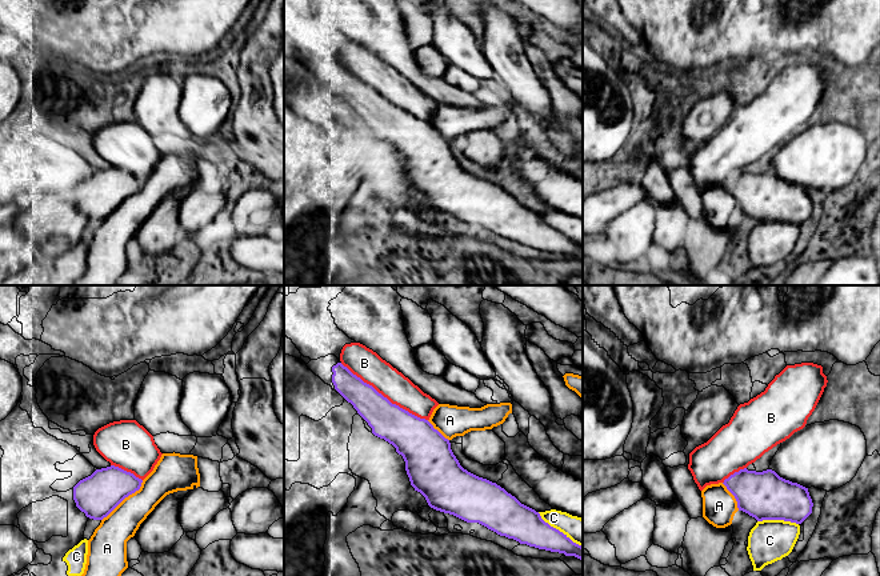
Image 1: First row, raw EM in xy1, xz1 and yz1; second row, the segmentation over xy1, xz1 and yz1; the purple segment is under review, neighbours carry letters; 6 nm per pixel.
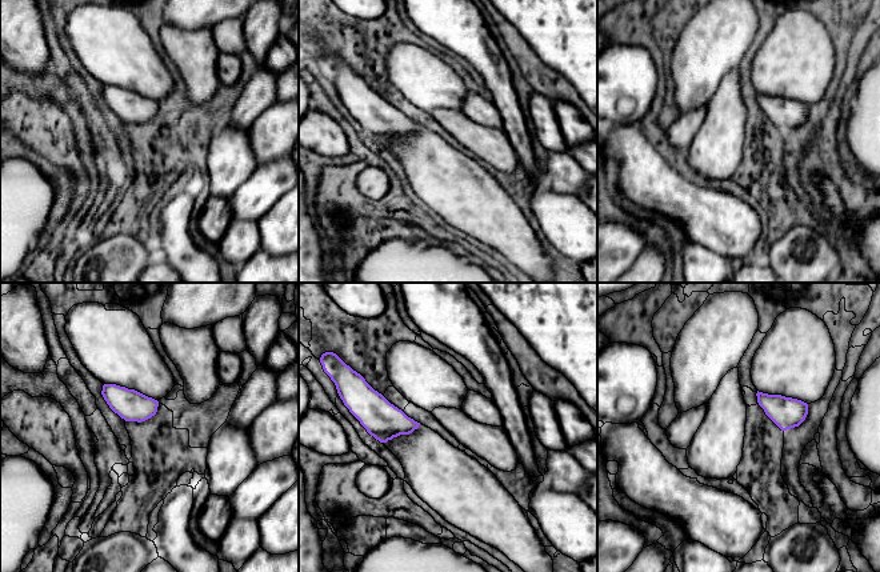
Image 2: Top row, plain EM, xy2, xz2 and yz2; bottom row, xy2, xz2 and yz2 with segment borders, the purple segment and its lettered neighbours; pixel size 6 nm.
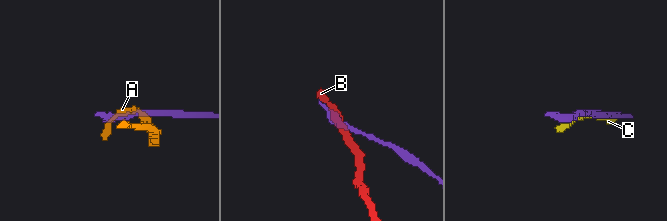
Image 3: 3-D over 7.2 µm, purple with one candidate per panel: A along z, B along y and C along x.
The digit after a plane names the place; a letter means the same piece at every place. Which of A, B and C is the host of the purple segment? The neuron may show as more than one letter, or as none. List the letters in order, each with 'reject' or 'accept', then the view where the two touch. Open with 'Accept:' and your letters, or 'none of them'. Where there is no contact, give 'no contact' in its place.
Accept: none of them
A: reject | xy1
B: reject | xz1
C: reject | xz1

